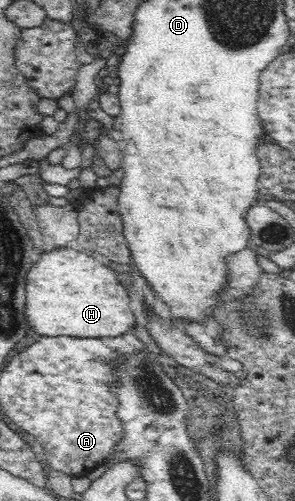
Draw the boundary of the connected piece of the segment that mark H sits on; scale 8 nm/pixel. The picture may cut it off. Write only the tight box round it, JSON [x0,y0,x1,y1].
[27,247,135,338]

